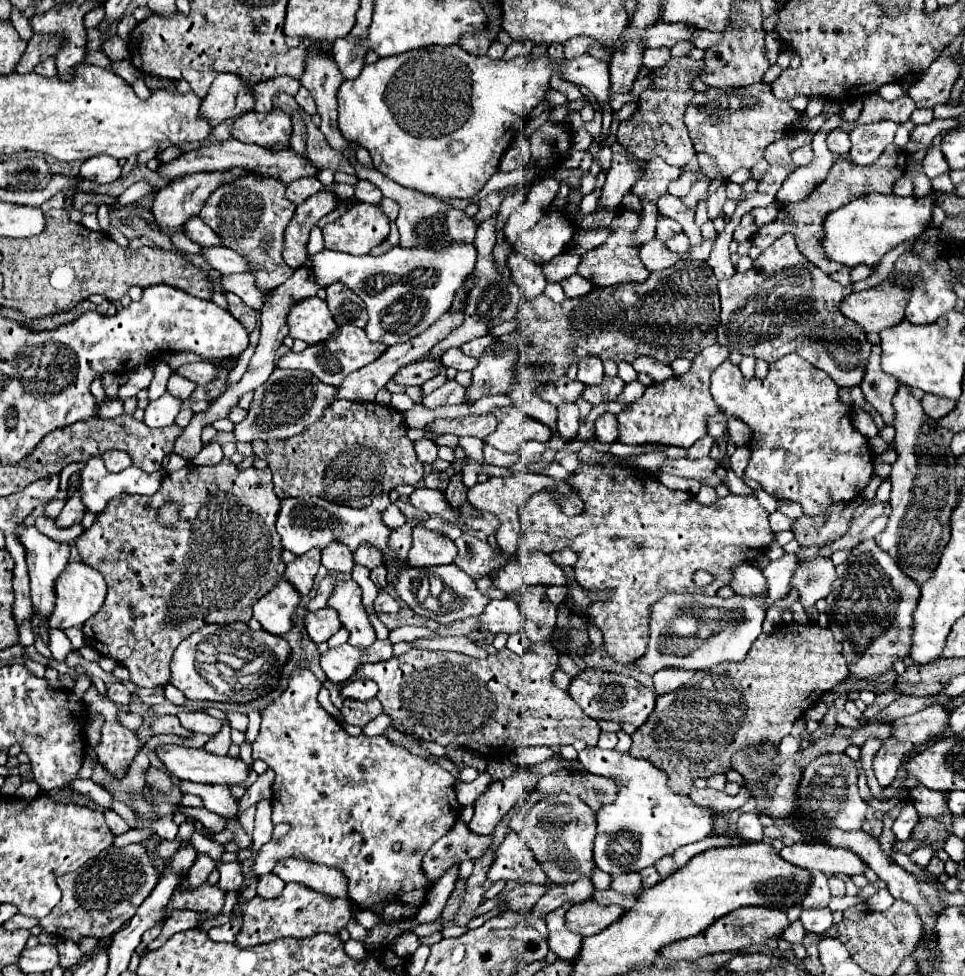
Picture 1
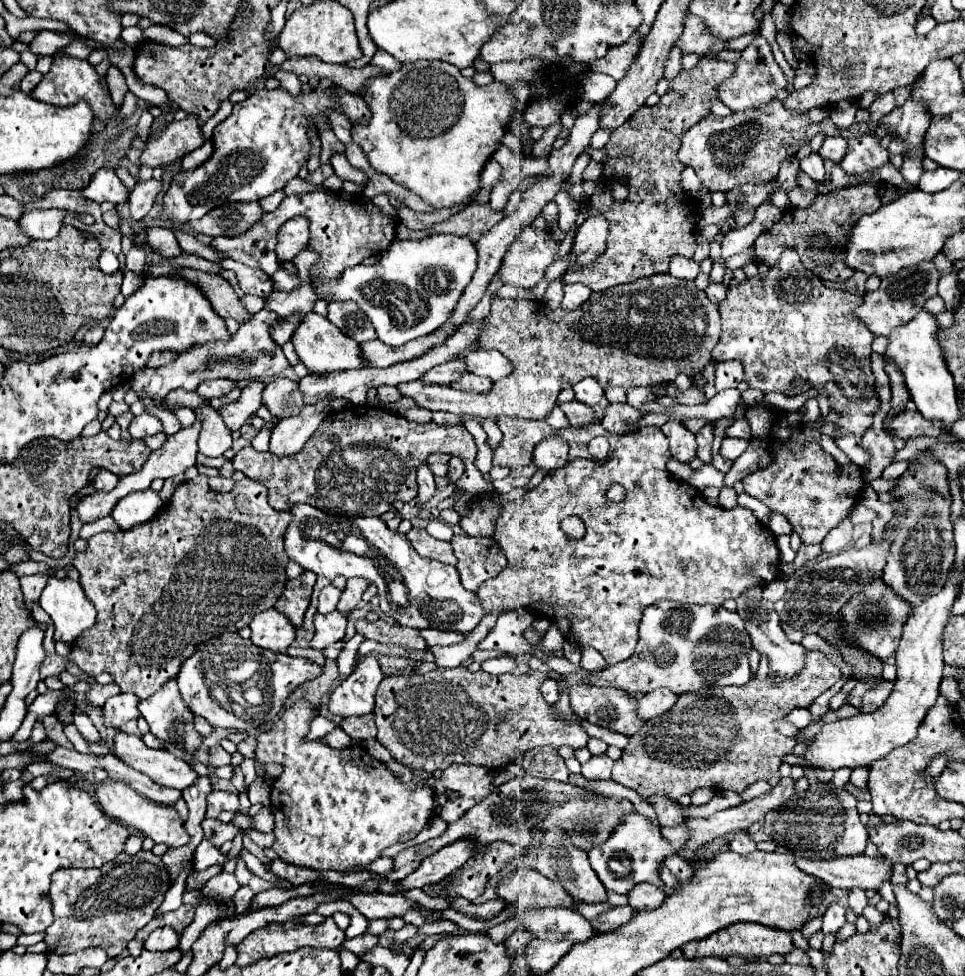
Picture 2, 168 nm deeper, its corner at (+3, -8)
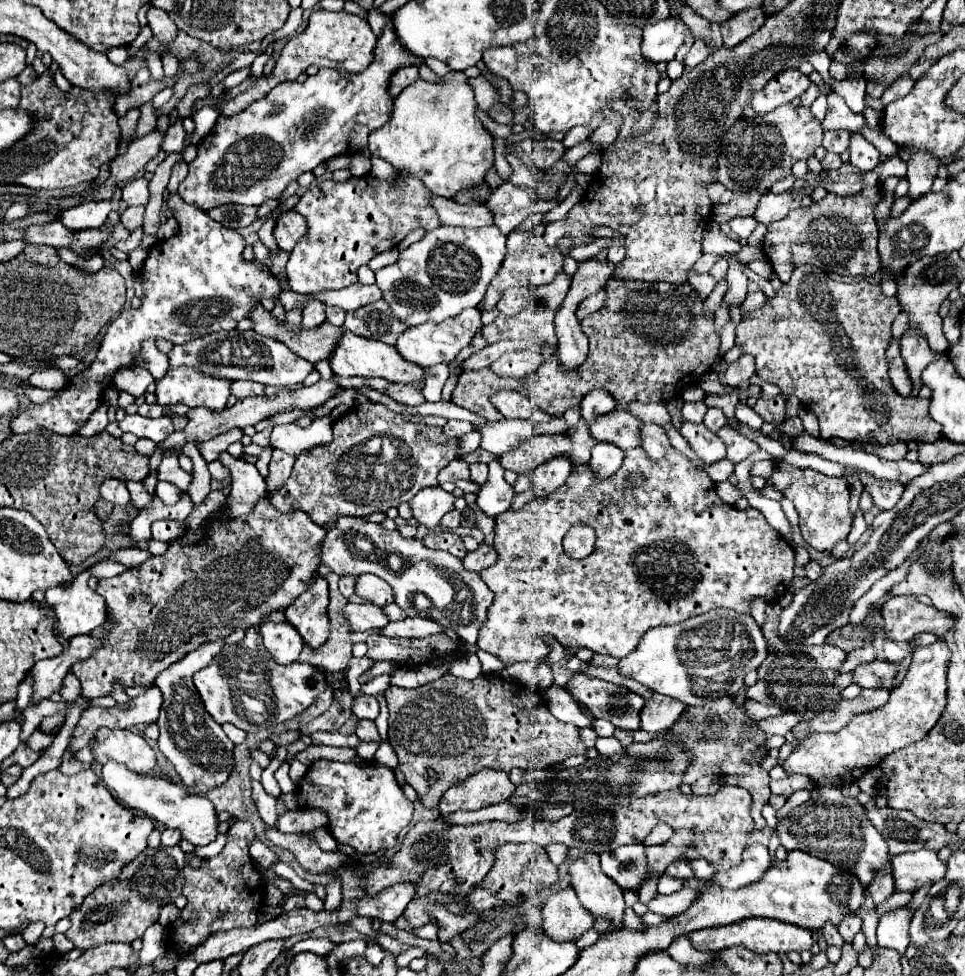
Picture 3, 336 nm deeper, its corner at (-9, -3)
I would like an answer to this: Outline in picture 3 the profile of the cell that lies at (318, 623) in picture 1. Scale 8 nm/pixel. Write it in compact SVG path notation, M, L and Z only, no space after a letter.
M348 603L342 609L342 615L346 617L350 625L350 633L362 633L374 627L384 627L388 625L388 617L382 613L380 607L372 603Z

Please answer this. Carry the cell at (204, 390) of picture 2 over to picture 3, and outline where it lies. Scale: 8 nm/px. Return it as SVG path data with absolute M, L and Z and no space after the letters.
M232 381L230 383L230 391L234 397L244 399L244 397L252 397L252 395L264 395L264 385L254 383L254 381Z

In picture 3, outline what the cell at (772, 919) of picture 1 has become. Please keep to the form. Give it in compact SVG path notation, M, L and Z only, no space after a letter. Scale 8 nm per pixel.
M744 919L740 923L716 927L716 929L702 929L700 933L692 933L690 937L692 947L698 951L722 951L734 945L746 947L754 953L788 953L788 951L804 951L816 943L816 931L800 929L798 925L788 925L772 919Z

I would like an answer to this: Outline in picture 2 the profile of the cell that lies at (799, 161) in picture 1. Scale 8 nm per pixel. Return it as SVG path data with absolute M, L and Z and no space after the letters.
M810 154L804 160L800 160L800 170L806 172L814 182L824 182L826 174L826 164L818 154Z

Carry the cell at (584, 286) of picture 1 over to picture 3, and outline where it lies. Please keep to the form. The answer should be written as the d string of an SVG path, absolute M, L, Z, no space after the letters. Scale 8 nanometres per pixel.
M600 289L600 291L594 293L594 295L588 295L588 297L580 303L580 307L578 307L578 311L576 311L576 317L582 321L588 313L594 313L596 309L600 309L600 307L604 305L604 297L606 297L606 291L604 291L604 289Z

